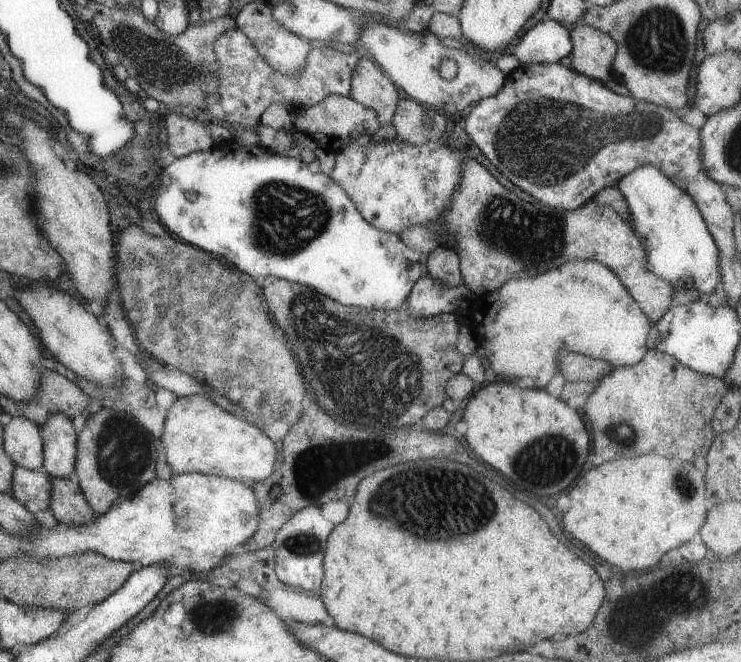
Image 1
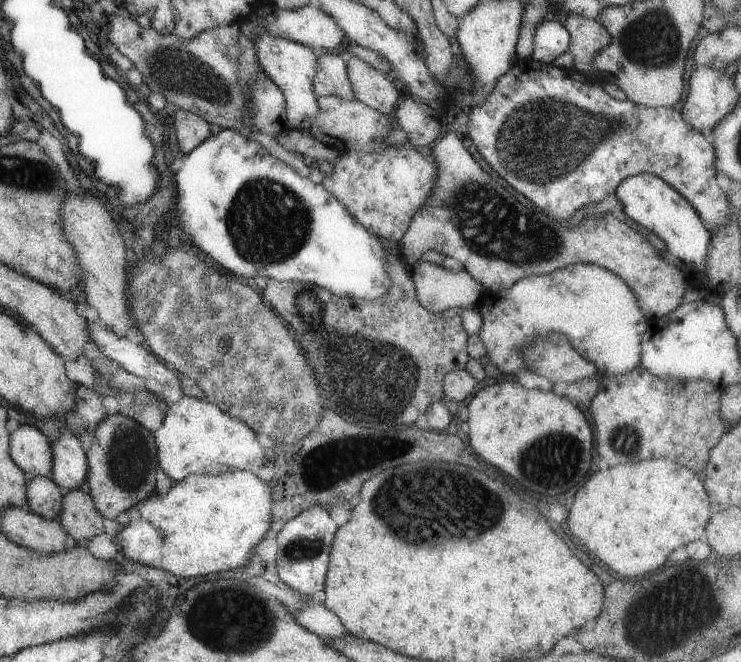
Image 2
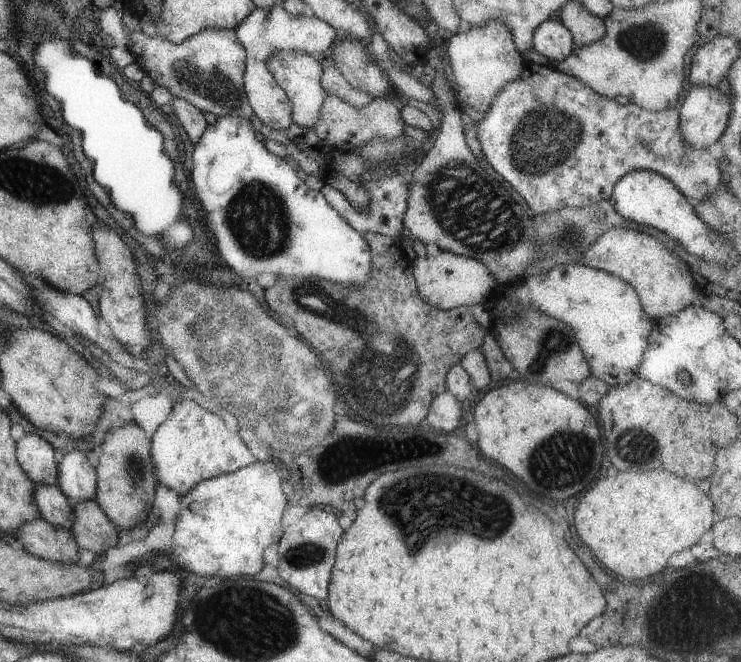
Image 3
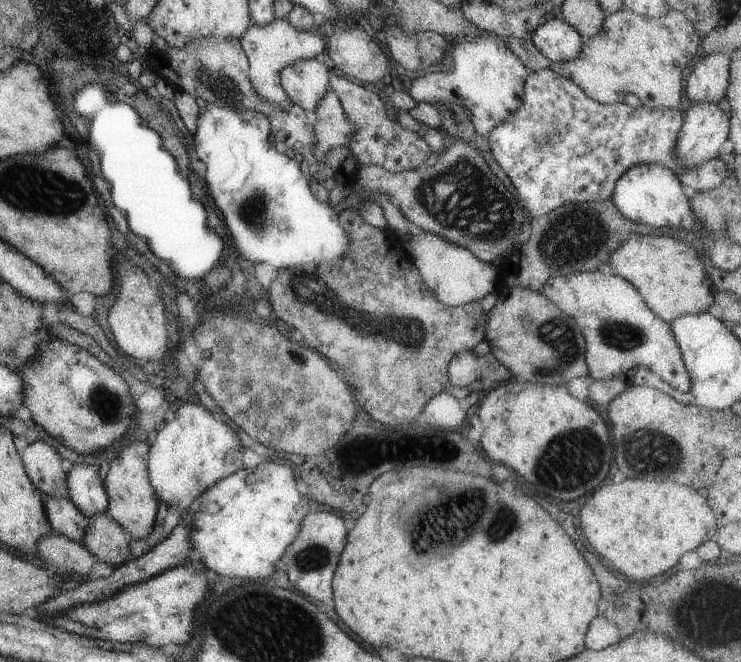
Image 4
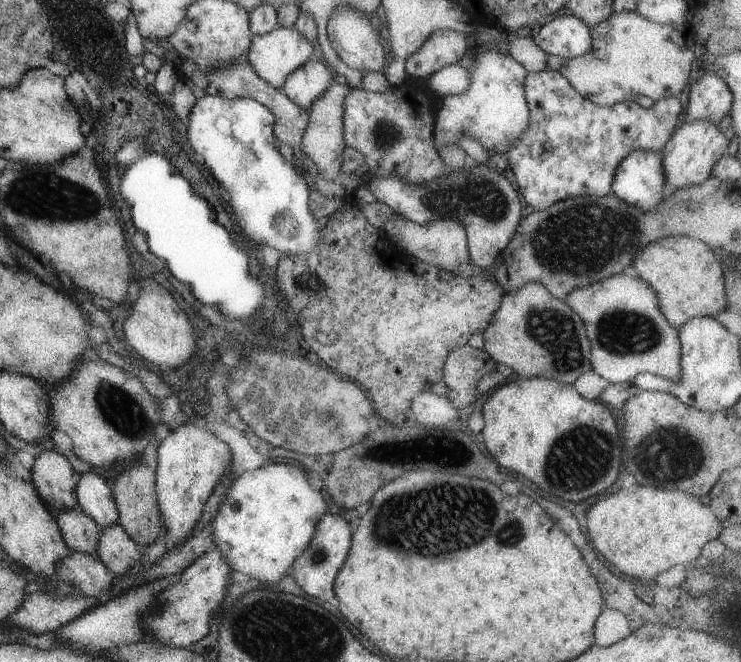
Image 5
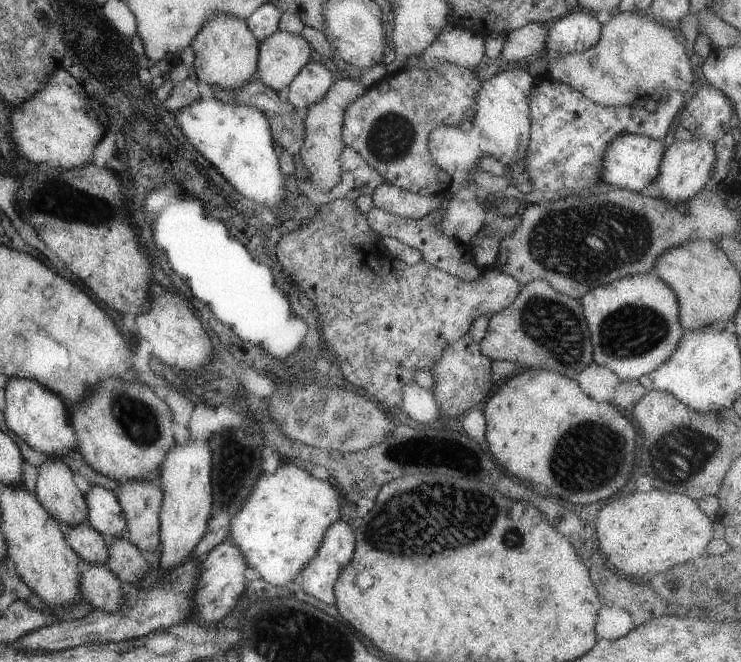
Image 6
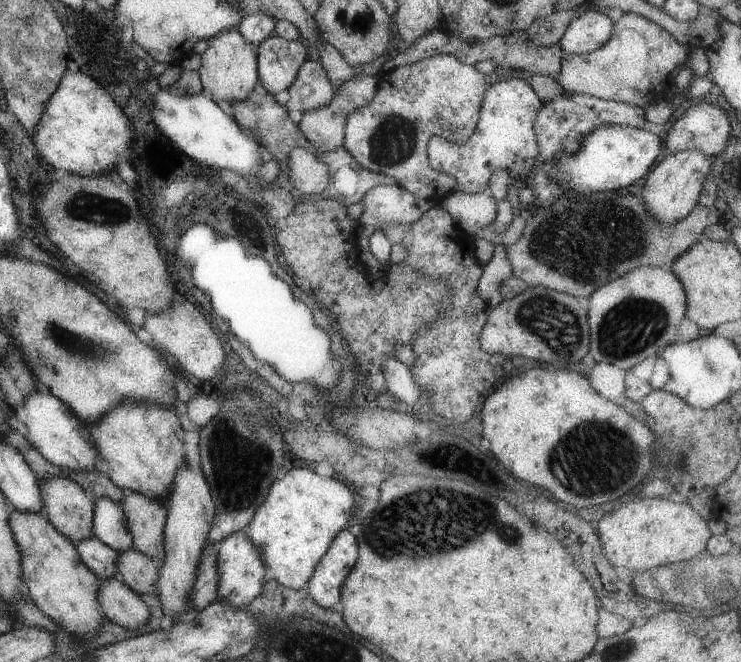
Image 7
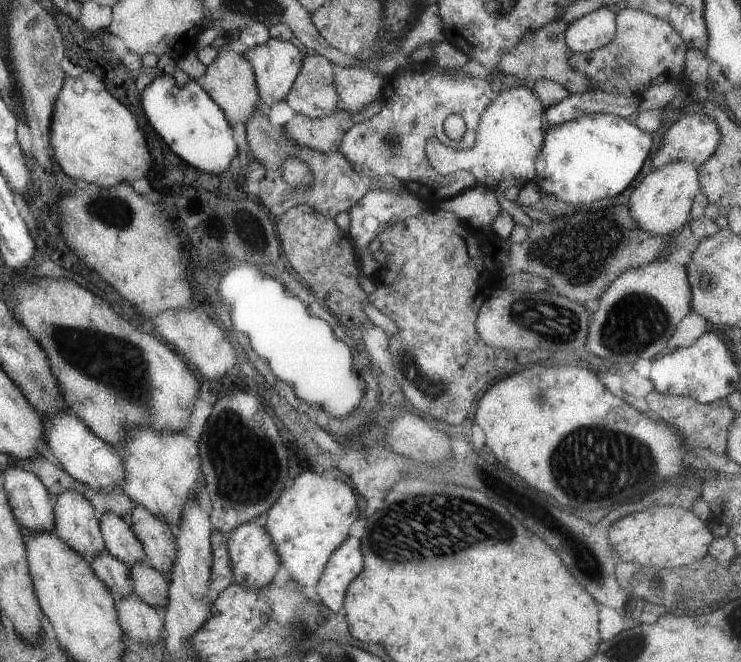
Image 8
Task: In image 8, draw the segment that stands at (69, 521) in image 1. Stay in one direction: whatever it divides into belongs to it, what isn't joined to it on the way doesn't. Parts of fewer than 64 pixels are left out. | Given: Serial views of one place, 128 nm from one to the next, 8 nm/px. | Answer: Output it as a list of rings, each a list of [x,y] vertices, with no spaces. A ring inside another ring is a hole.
[[[145,561],[130,567],[132,592],[153,608],[165,608],[168,601],[168,578]]]

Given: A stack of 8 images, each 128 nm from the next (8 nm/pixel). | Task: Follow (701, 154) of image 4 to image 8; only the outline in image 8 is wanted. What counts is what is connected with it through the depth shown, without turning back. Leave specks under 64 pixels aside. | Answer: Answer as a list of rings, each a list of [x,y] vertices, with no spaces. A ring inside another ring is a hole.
[[[673,160],[655,168],[631,192],[629,212],[634,221],[647,233],[673,235],[688,221],[693,198],[700,192],[698,167],[687,160]]]

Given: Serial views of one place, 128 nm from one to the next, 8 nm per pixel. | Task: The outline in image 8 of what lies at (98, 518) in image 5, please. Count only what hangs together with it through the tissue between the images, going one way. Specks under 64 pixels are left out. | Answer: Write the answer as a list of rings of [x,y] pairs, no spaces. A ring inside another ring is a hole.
[[[106,512],[99,516],[99,528],[104,550],[128,567],[145,561],[142,544],[120,516]]]

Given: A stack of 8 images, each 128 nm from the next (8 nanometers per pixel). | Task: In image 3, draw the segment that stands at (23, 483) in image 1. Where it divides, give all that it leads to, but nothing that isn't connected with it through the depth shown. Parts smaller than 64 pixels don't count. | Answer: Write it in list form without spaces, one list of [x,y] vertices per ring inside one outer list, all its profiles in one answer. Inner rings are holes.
[[[39,485],[34,490],[34,501],[40,518],[59,529],[69,529],[74,521],[74,510],[68,498],[55,485]]]

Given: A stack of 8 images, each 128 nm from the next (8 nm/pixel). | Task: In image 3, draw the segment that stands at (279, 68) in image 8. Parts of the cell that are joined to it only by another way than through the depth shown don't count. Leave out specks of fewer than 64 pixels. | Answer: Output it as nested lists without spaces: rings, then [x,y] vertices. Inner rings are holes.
[[[275,5],[263,13],[261,20],[259,20],[259,8],[255,7],[240,25],[234,28],[234,33],[245,53],[242,81],[249,106],[256,117],[271,130],[287,128],[292,123],[292,106],[288,96],[277,88],[274,78],[266,67],[266,60],[276,51],[307,54],[323,52],[333,45],[336,31],[329,26],[329,23],[315,16],[293,16],[281,6]]]

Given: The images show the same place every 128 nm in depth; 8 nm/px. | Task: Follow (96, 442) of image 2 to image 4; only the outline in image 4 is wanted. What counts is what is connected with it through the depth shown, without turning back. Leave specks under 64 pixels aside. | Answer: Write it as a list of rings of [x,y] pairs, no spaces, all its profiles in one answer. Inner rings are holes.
[[[127,440],[126,443],[118,456],[113,456],[113,460],[109,460],[109,468],[102,481],[107,498],[105,514],[117,522],[117,525],[131,541],[137,541],[149,534],[159,501],[148,478],[148,450],[150,446],[147,445],[146,440],[138,442]]]

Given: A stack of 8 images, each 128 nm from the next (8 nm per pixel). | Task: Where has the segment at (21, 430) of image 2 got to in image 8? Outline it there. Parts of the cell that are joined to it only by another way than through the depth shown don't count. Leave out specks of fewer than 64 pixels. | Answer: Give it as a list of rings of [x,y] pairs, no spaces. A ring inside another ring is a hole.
[[[63,490],[53,501],[52,534],[67,546],[91,560],[104,550],[99,516],[91,503],[75,490]]]

